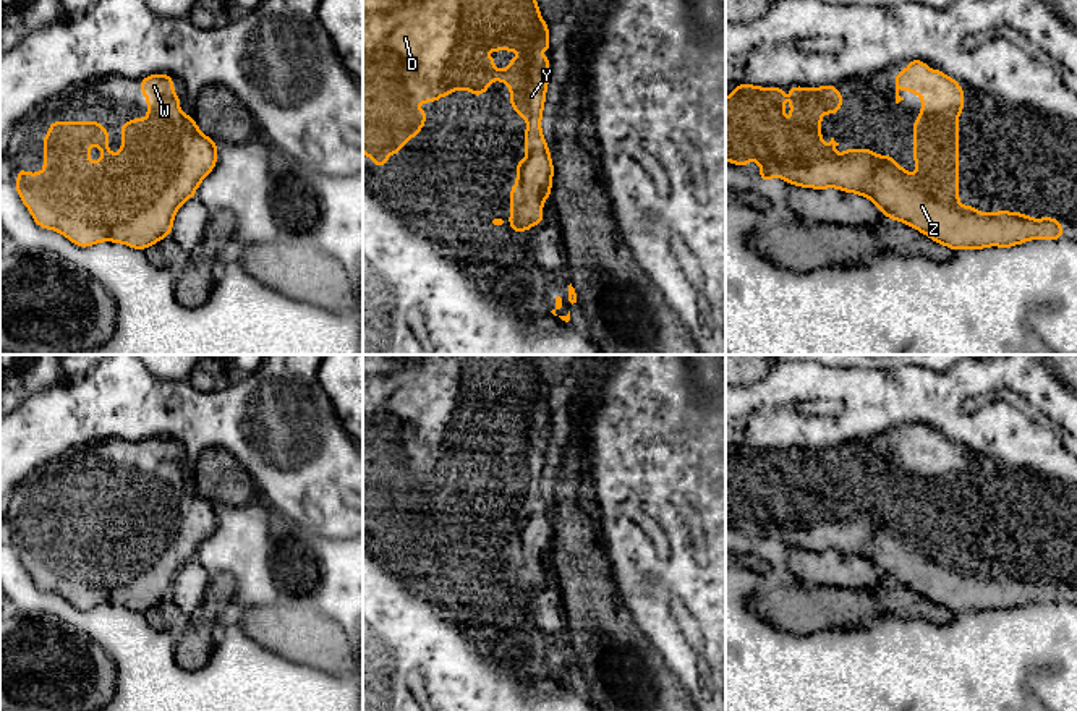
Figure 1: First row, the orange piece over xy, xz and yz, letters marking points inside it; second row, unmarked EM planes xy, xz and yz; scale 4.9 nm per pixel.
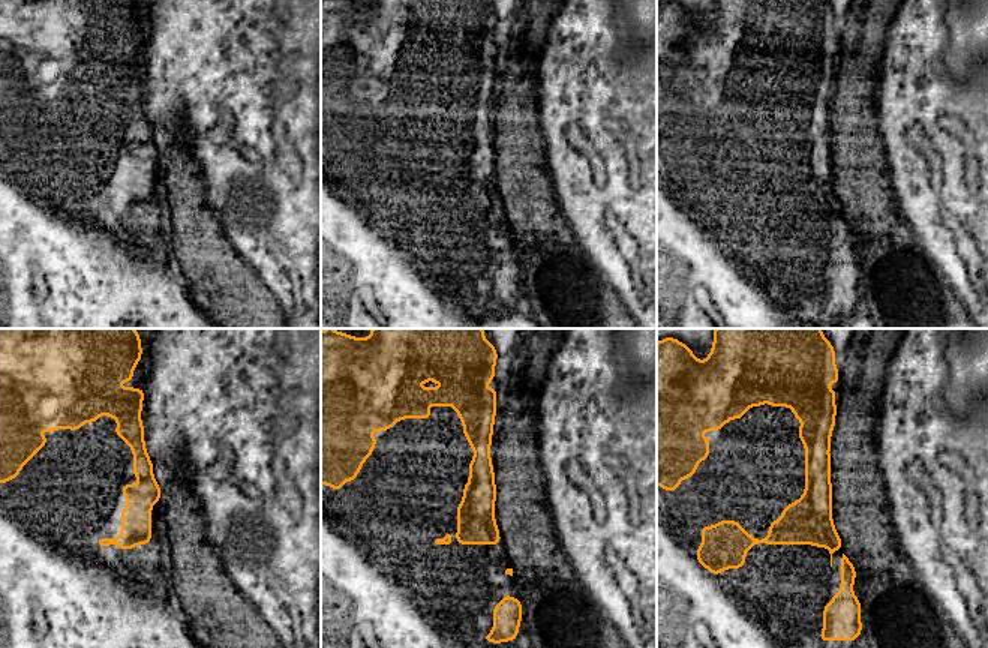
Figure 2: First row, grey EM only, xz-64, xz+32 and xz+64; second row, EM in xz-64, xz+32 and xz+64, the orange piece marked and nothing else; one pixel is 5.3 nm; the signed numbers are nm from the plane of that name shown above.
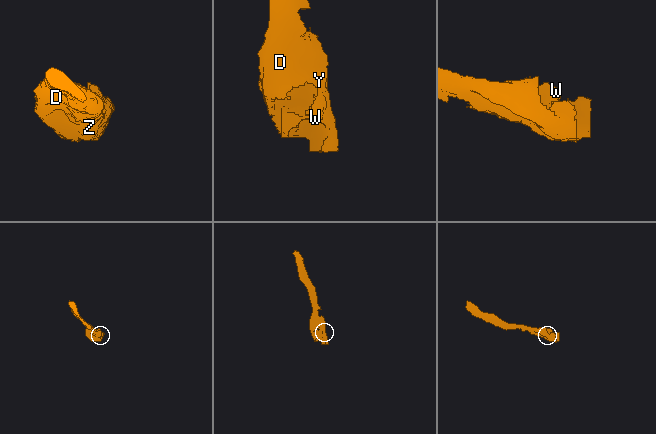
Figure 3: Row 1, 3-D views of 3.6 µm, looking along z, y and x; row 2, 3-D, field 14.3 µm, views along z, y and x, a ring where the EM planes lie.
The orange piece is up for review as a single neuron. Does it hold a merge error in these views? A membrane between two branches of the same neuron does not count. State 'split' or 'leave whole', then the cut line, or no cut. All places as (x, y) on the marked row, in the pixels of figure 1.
leave whole; cut none

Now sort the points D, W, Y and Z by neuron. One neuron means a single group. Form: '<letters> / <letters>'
D W Y Z

